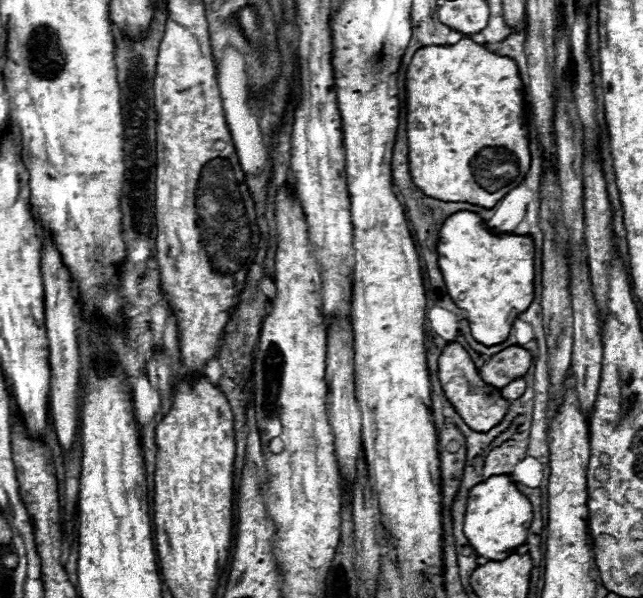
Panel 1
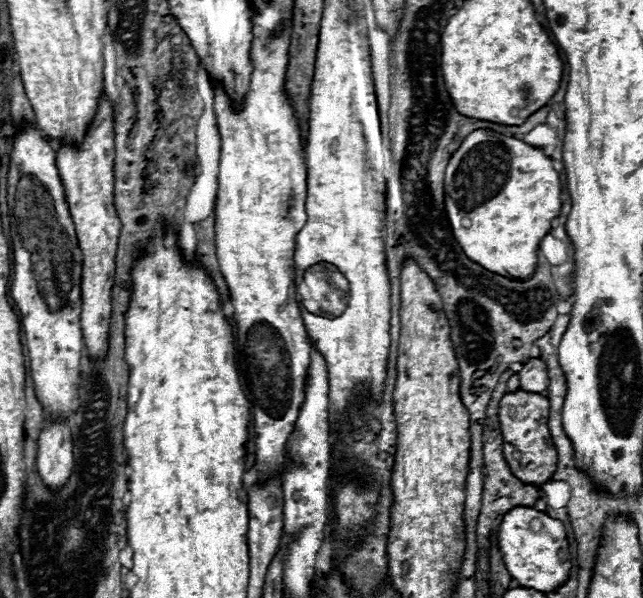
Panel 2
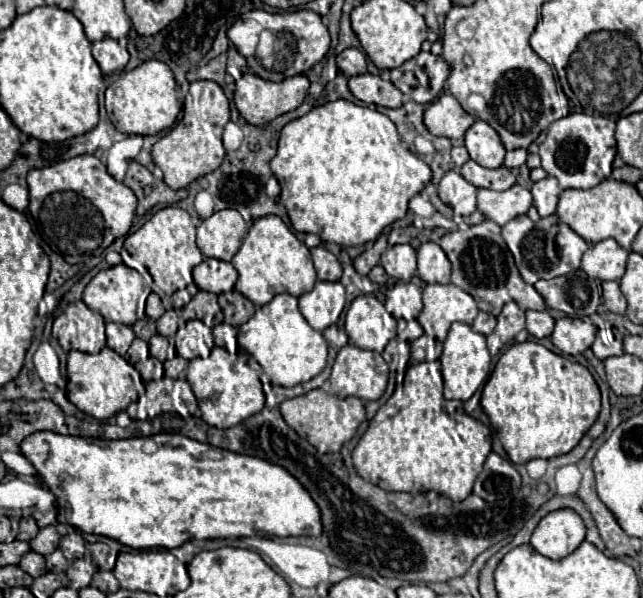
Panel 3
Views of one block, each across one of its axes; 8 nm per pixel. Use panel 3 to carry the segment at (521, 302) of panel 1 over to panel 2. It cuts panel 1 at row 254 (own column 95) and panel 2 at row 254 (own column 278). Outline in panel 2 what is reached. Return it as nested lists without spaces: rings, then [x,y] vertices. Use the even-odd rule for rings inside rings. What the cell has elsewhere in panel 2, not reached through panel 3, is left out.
[[[484,128],[474,130],[462,140],[462,146],[452,154],[444,174],[444,206],[452,224],[454,238],[470,260],[506,278],[524,280],[534,274],[538,262],[538,246],[550,232],[552,220],[558,216],[562,206],[560,194],[560,174],[554,170],[552,158],[548,158],[542,148]]]

